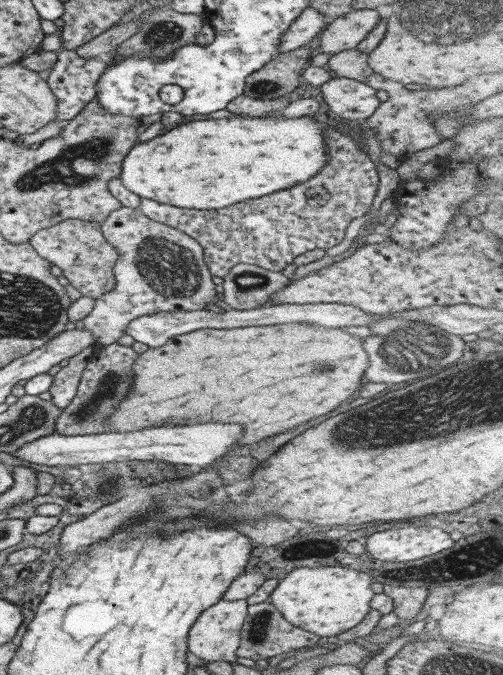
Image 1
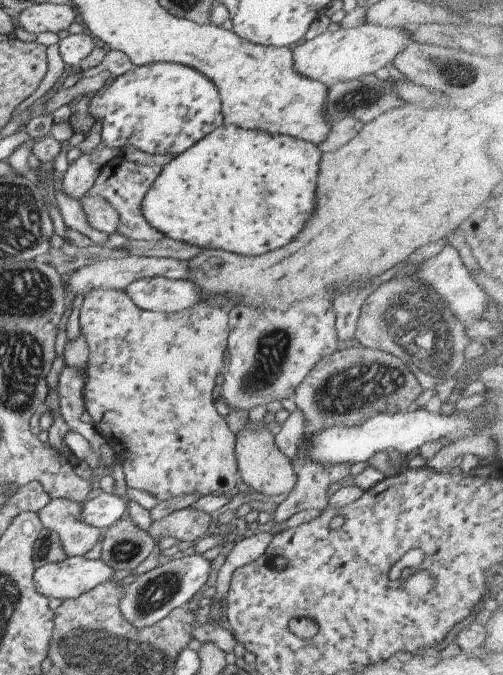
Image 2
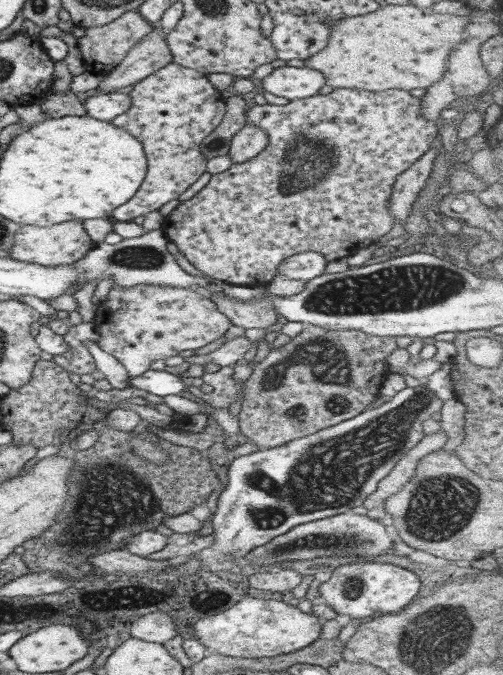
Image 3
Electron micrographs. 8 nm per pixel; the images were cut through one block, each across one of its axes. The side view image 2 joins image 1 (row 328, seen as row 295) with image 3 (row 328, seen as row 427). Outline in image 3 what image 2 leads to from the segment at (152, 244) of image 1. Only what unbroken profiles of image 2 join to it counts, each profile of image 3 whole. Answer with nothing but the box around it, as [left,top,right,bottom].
[94,284,232,378]

